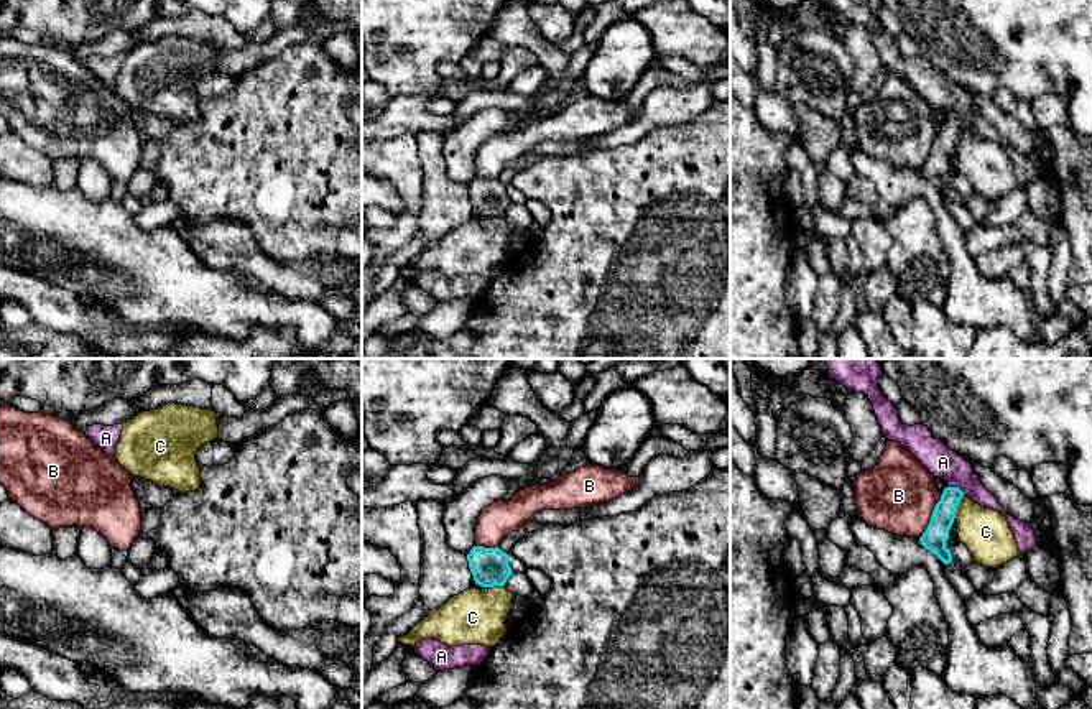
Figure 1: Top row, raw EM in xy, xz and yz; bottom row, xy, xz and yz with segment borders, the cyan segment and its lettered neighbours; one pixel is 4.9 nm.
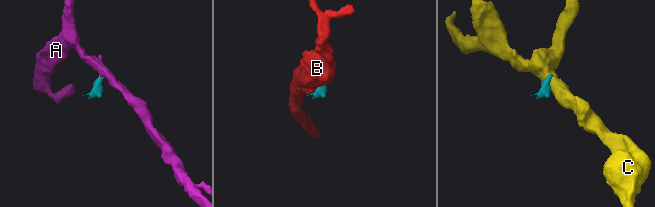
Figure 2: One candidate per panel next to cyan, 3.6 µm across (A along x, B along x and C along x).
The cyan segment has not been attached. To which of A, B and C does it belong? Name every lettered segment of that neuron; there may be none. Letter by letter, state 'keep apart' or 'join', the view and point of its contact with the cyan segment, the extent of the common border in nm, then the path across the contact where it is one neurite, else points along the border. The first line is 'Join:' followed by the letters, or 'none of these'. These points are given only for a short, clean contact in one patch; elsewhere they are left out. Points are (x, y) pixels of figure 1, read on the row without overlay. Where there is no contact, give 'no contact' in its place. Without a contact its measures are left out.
Join: none of these
A: keep apart; contact yz (956, 119); length 100 nm; border yz (948, 117), (956, 117), (964, 125)
B: keep apart; contact yz (931, 147); length 260 nm; border yz (943, 124), (920, 170)
C: keep apart; contact yz (956, 139); length 120 nm; border yz (964, 127), (954, 148)

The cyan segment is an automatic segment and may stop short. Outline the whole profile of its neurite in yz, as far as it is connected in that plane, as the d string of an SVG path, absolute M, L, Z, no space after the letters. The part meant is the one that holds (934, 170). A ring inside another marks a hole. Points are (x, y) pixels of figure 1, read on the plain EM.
M946 118L941 132L936 135L931 153L919 169L921 176L936 186L944 196L952 192L951 181L946 179L949 161L956 150L956 140L964 128L959 118Z

